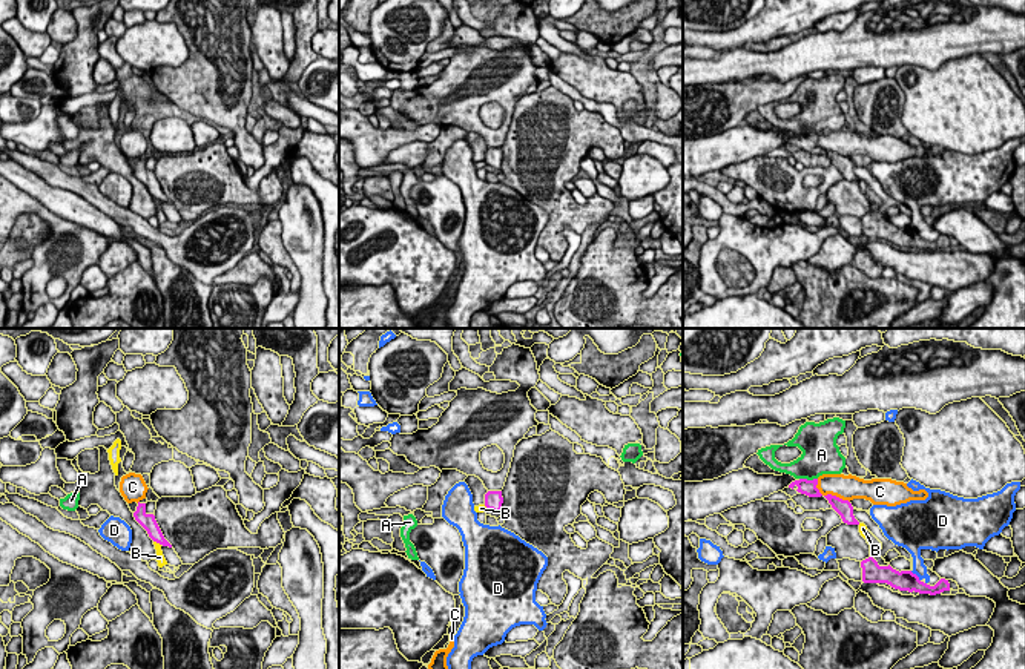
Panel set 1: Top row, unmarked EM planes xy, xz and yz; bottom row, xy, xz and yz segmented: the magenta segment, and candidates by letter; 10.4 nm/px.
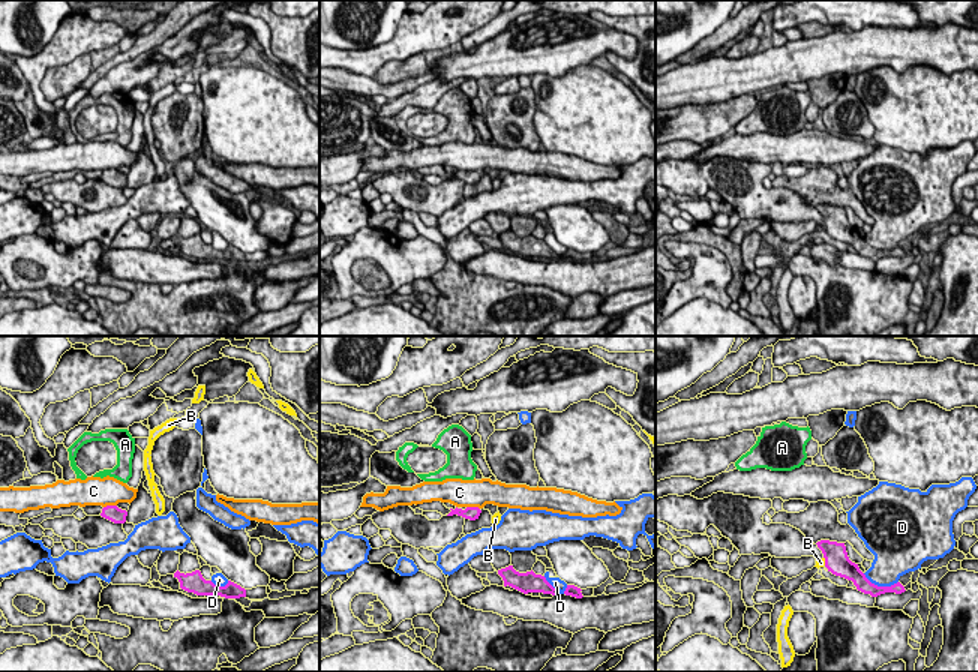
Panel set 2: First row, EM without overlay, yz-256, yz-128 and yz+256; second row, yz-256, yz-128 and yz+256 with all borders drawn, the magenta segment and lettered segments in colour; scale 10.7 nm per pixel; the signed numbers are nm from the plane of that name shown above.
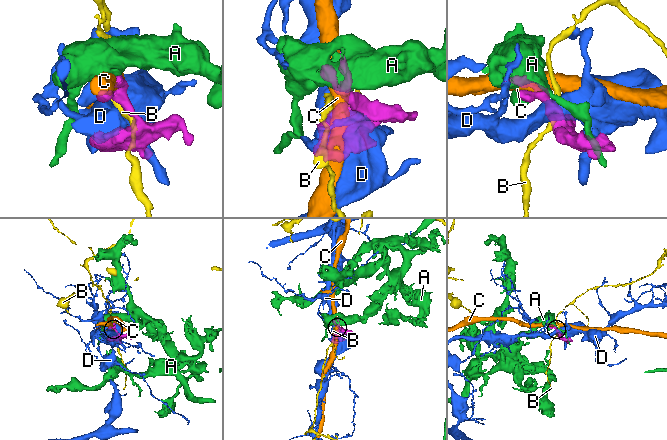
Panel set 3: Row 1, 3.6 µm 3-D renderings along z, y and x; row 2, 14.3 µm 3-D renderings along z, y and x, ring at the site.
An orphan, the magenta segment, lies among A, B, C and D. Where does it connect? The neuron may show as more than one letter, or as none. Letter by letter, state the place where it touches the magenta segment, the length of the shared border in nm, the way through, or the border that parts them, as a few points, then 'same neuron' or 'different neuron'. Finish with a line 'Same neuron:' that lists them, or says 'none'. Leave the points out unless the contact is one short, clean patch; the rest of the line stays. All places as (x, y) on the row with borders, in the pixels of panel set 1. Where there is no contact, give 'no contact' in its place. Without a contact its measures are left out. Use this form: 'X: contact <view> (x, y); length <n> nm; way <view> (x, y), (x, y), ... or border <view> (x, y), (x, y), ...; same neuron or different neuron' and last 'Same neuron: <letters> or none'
A: contact yz (809, 481); length 190 nm; border yz (800, 477), (817, 479); different neuron
B: contact xy (157, 542); length 100 nm; different neuron
C: contact yz (829, 494); length 420 nm; different neuron
D: contact yz (916, 576); length 150 nm; different neuron
Same neuron: none

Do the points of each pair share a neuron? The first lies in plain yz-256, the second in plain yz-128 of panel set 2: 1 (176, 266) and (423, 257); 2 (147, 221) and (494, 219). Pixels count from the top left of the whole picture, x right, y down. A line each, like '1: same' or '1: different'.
1: different
2: different

